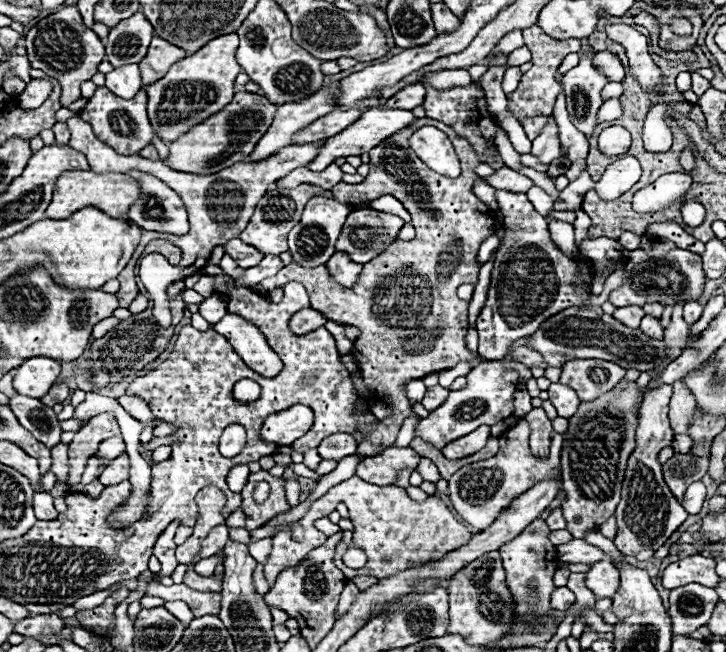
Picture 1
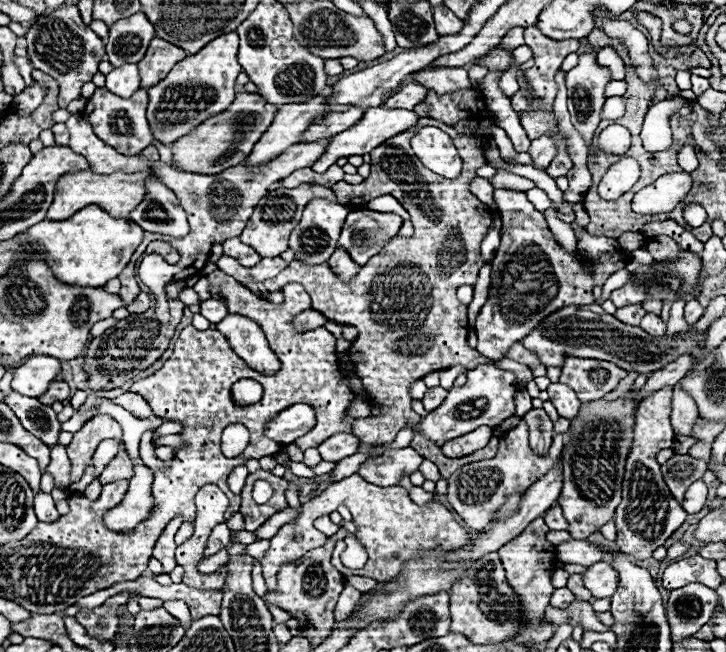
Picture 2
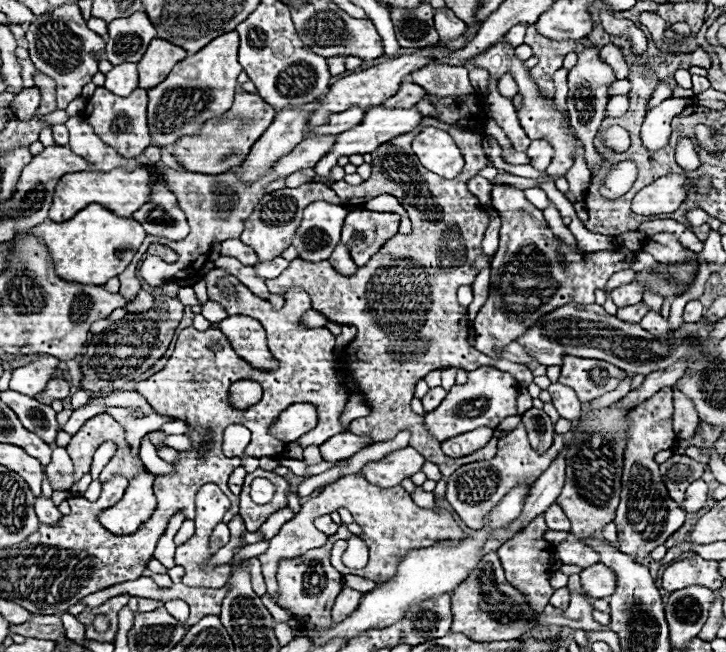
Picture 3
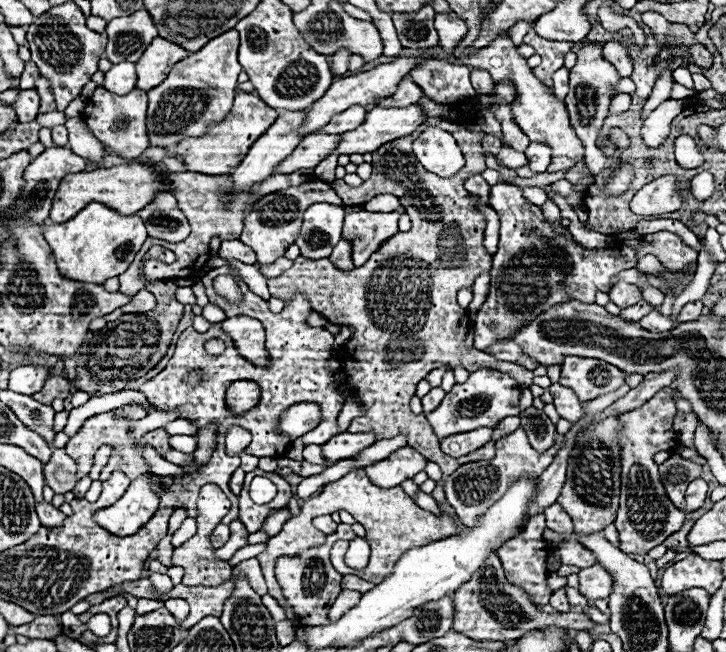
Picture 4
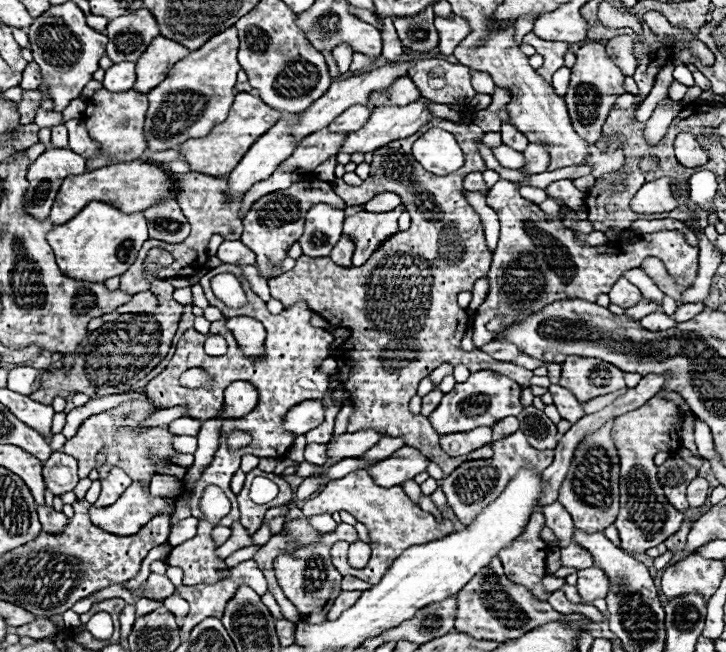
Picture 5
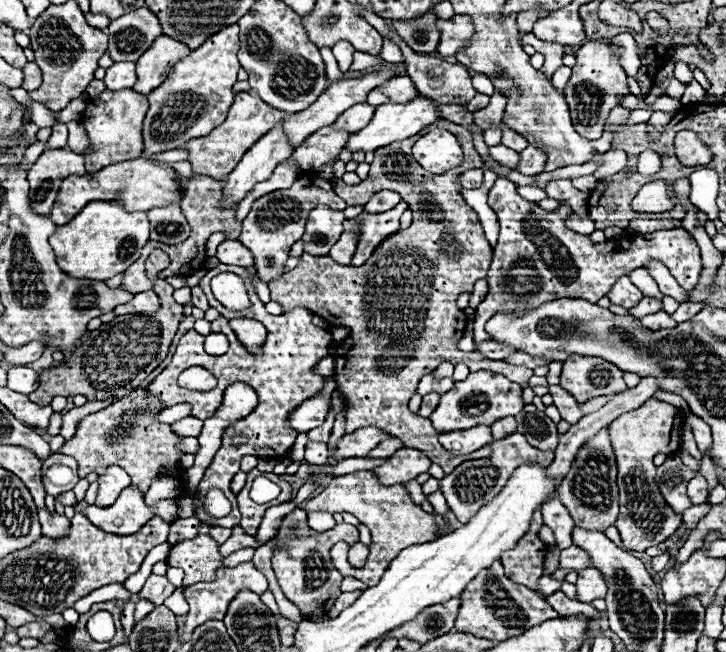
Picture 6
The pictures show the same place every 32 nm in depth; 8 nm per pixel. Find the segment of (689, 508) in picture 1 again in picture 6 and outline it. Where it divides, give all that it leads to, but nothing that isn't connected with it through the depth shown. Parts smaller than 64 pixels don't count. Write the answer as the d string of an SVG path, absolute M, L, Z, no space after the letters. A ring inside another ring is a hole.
M696 474L690 480L690 484L688 484L688 496L690 496L690 502L694 506L706 502L706 498L708 498L708 484L706 484L706 480L700 474Z

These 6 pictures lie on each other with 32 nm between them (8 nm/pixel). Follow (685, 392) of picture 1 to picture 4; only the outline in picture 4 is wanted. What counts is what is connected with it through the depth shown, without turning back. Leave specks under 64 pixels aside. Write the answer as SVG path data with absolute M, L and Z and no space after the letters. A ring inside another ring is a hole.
M674 392L674 402L676 402L676 416L674 416L674 430L678 434L678 438L688 446L688 448L694 448L692 440L694 440L694 430L698 426L698 416L694 414L690 402Z

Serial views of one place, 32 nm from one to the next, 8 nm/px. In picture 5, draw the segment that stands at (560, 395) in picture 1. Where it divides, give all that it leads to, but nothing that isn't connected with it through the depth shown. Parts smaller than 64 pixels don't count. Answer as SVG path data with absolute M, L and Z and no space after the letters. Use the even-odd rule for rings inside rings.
M552 384L548 390L554 396L554 406L558 408L558 412L560 412L560 416L564 420L568 420L568 422L574 424L574 422L578 422L584 416L582 404L576 400L574 394L570 394L570 390L562 388L560 384Z

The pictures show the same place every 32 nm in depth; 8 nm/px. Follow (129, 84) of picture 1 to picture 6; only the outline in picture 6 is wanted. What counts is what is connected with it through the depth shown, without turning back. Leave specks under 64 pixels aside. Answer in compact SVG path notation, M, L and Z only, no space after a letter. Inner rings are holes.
M114 62L104 76L104 84L108 90L118 92L132 88L136 82L136 72L134 72L134 62Z

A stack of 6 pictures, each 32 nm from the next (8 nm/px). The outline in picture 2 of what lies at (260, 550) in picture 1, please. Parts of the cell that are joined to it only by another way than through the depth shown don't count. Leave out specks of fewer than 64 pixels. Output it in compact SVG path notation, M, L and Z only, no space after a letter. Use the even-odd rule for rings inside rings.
M256 540L256 542L252 542L252 544L246 546L246 554L250 554L254 560L260 562L264 558L264 554L268 552L268 548L270 548L268 540Z

